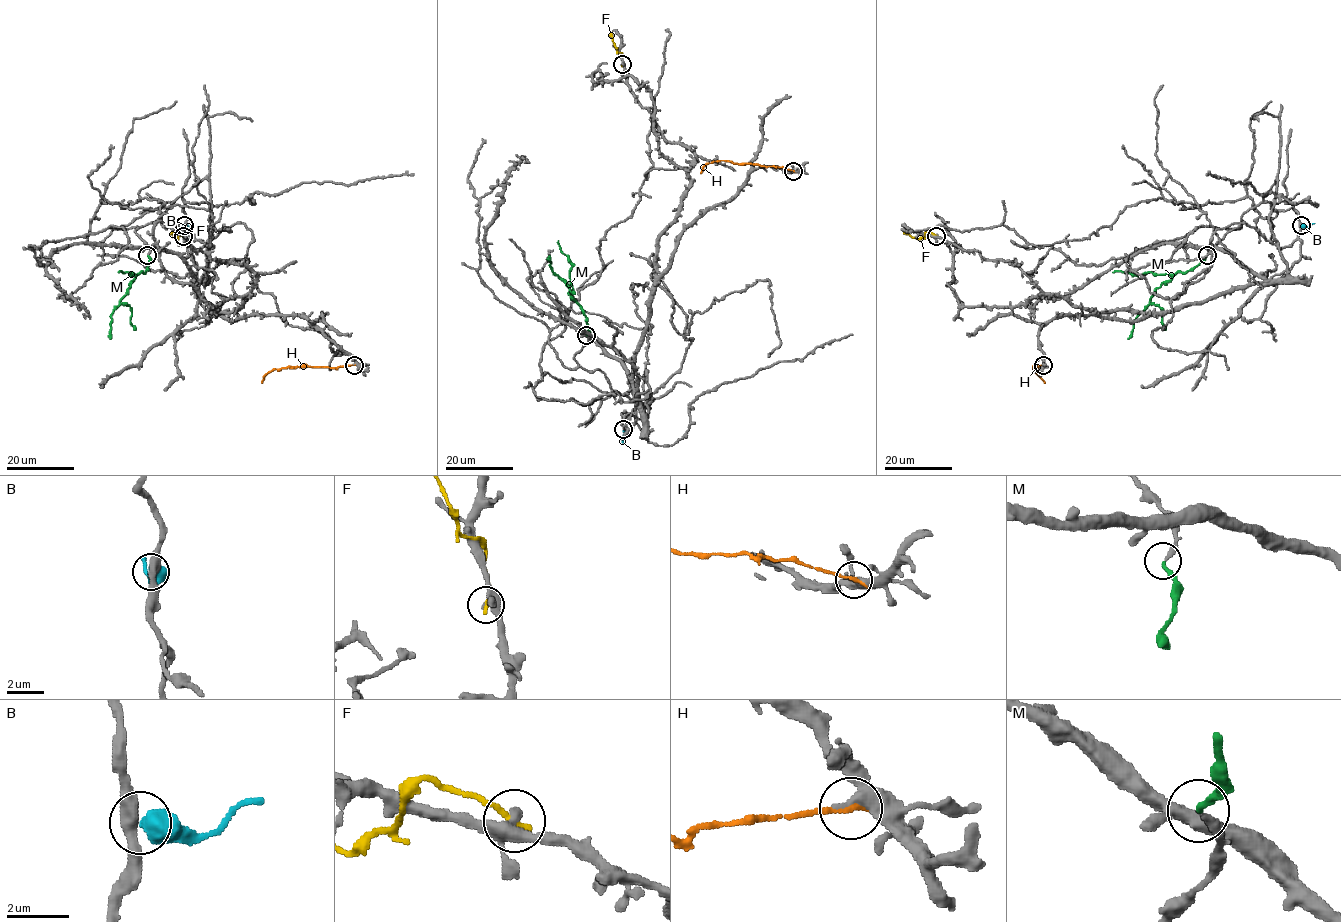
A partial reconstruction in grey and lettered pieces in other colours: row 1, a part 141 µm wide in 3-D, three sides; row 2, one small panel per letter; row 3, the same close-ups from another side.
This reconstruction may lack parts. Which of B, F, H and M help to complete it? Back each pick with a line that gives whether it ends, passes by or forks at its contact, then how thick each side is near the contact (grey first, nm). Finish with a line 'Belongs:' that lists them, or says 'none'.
M: it ends there; 240 nm thick on the grey side, 170 nm on the other
Belongs: M

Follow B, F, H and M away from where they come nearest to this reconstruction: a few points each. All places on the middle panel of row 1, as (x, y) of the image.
B: (624, 429), (622, 442)
F: (622, 64), (610, 31)
H: (793, 170), (719, 160), (707, 163), (700, 173)
M: (587, 335), (588, 326), (583, 310), (572, 298), (567, 283), (550, 267), (549, 256)

